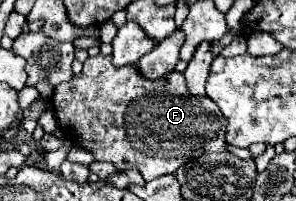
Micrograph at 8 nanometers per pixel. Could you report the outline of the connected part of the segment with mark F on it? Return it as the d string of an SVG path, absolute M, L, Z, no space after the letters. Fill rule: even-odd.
M100 53L96 57L88 57L78 77L74 75L68 85L62 83L56 87L52 95L52 107L64 139L70 139L72 145L90 151L96 161L114 163L118 171L126 171L130 167L138 169L146 181L174 173L182 163L202 153L226 151L224 115L210 97L190 95L184 75L178 71L170 71L166 77L150 81L144 79L134 65L114 67L110 55Z

